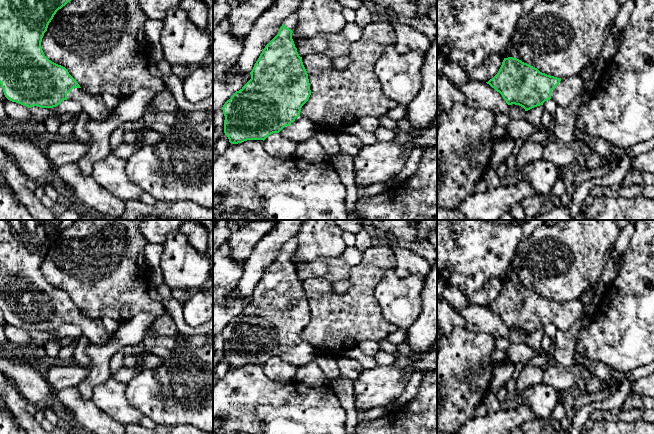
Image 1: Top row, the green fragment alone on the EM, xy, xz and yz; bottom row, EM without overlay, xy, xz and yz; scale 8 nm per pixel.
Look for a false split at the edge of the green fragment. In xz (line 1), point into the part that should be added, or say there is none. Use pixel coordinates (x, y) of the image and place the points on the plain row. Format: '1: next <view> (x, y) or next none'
1: next xz (302, 353)

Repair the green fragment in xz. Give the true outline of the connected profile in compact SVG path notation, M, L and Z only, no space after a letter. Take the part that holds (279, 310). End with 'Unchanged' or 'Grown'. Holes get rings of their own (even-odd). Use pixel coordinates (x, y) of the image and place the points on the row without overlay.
M297 236L283 245L278 258L265 270L256 285L250 296L251 303L223 329L224 357L231 368L247 364L264 365L273 357L280 357L285 362L299 367L319 356L315 348L300 338L302 330L311 319L311 314L302 281L299 280L292 263L297 247Z. Grown

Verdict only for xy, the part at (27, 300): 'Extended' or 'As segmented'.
Extended

